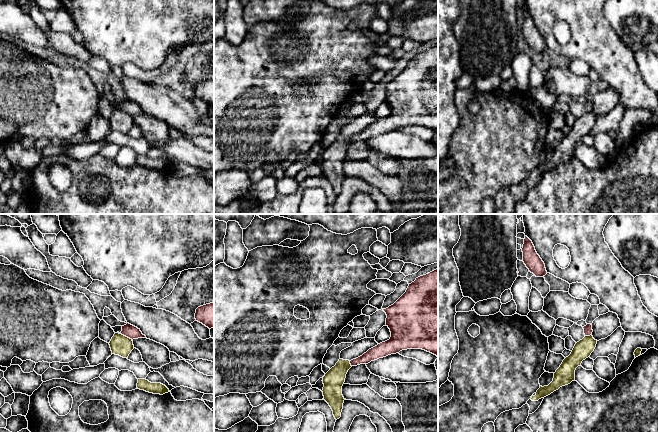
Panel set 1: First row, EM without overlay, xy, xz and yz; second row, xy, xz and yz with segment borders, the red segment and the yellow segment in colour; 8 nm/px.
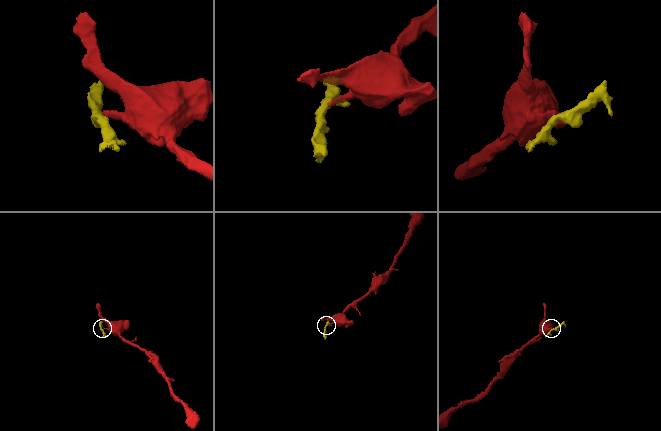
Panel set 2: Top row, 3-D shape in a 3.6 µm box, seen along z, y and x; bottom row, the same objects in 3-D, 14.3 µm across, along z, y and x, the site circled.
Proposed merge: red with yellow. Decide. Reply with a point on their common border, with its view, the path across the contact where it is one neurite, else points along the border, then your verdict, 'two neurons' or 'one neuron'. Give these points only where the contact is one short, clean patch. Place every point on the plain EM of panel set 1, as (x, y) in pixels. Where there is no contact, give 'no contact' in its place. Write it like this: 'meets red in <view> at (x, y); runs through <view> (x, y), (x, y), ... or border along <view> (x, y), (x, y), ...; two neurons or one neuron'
meets red in xy at (127, 112); border along xy (121, 109), (132, 115); two neurons

